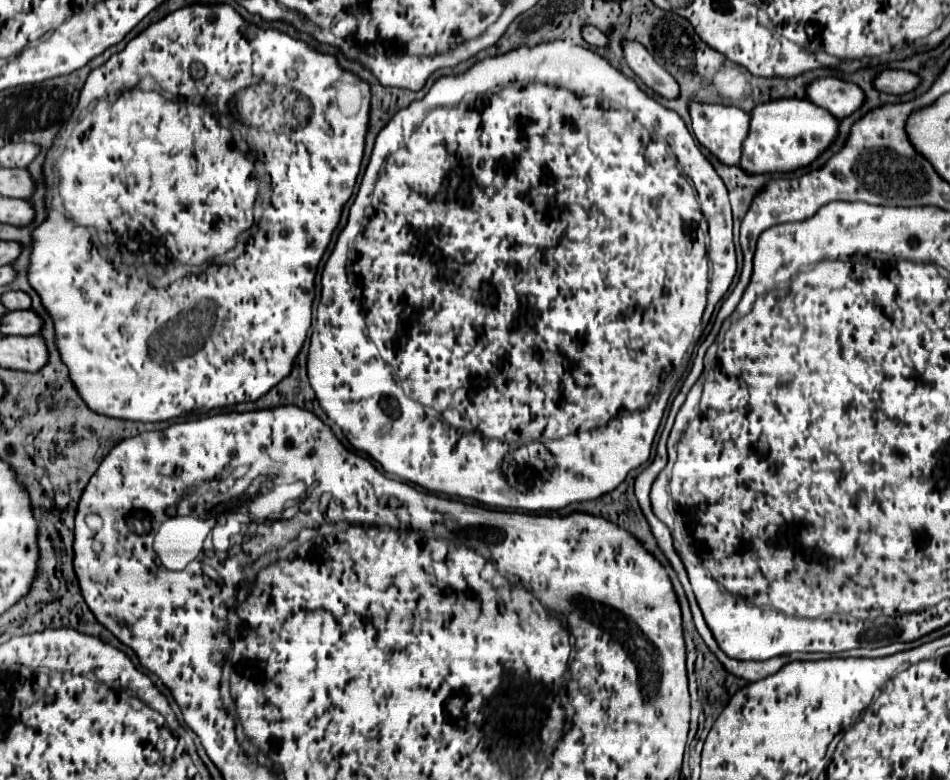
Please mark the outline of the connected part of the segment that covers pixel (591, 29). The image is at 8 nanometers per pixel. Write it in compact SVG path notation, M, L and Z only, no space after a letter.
M584 24L582 26L582 38L588 42L588 44L592 44L592 46L606 46L606 36L596 28L596 26L592 26L592 24Z

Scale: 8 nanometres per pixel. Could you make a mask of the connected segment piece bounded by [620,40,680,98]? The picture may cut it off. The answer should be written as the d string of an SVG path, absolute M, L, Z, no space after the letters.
M624 40L620 46L624 52L624 60L648 88L662 94L664 98L676 98L680 94L678 82L672 78L672 74L668 74L640 42Z

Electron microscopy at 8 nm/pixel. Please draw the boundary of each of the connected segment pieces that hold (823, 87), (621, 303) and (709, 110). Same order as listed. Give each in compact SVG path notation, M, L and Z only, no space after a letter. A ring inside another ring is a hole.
M836 76L816 78L806 86L806 98L816 106L830 110L836 118L846 118L854 110L858 110L864 102L864 92L846 80Z
M552 40L546 44L538 44L534 48L520 46L506 54L484 58L456 76L438 78L422 100L416 100L410 106L398 110L394 114L394 118L384 126L384 130L380 130L374 150L372 150L372 156L370 156L370 164L362 178L360 192L350 208L348 224L340 232L334 252L328 258L324 272L322 272L322 298L318 304L316 326L310 336L310 350L308 350L308 378L312 382L318 402L322 402L320 404L322 410L330 418L330 427L340 442L351 449L354 446L356 450L366 452L376 462L380 462L388 474L394 474L408 482L414 482L436 494L446 494L446 496L454 496L454 498L458 496L458 498L486 504L492 508L530 510L530 512L560 510L560 508L568 506L568 480L570 480L570 504L596 500L596 498L612 492L628 476L630 470L642 466L648 460L650 446L652 446L654 434L660 426L670 392L685 373L689 358L709 323L718 300L723 298L728 286L732 284L734 274L736 274L736 252L734 252L733 216L728 191L720 176L716 174L714 166L710 164L710 160L700 152L700 148L698 148L694 136L688 132L684 120L674 110L664 108L652 96L648 96L644 90L640 90L632 78L626 78L620 70L612 68L600 54L596 54L584 46L568 44L562 40ZM702 218L706 218L706 222L708 222L708 238L710 238L708 244L706 244L706 236L700 228ZM348 260L352 260L356 280L348 278L348 274L346 274ZM544 452L552 454L556 468L552 468L550 456L544 458Z
M690 102L688 110L690 110L690 118L692 118L692 130L694 130L694 136L698 138L698 142L704 148L708 148L716 158L720 158L724 164L738 164L740 146L748 132L748 114L736 106L702 104L702 102Z

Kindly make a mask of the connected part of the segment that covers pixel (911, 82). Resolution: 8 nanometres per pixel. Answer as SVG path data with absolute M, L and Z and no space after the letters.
M882 70L874 76L872 84L876 90L880 92L886 92L886 94L906 94L910 90L914 90L918 86L920 78L912 72L906 72L906 70Z

